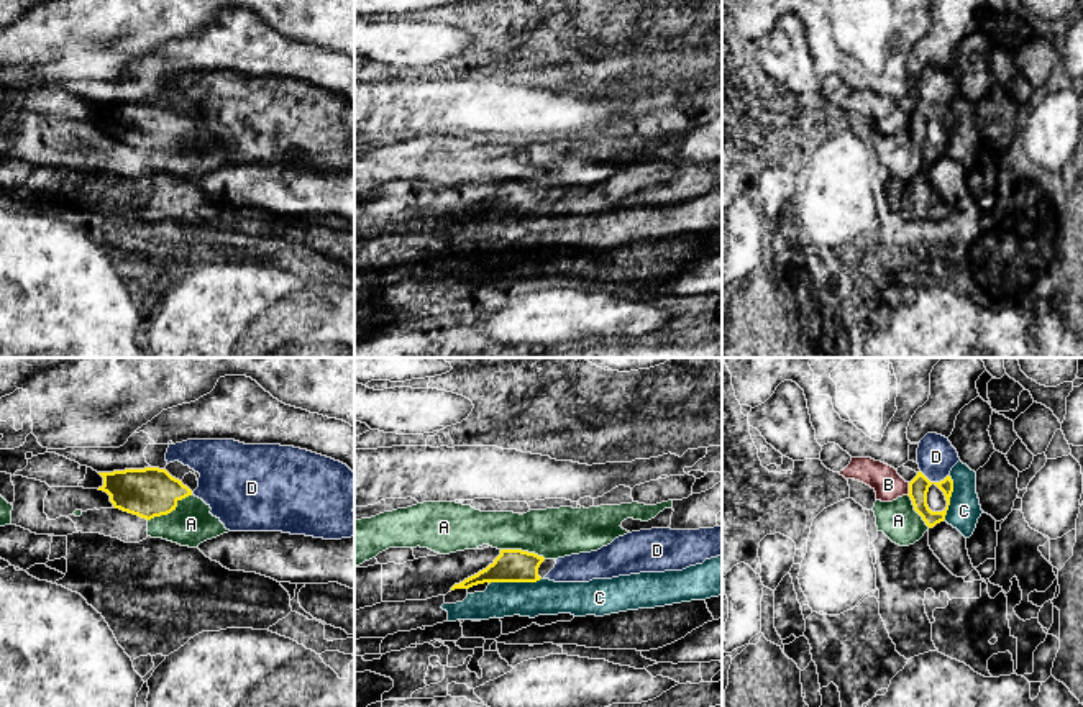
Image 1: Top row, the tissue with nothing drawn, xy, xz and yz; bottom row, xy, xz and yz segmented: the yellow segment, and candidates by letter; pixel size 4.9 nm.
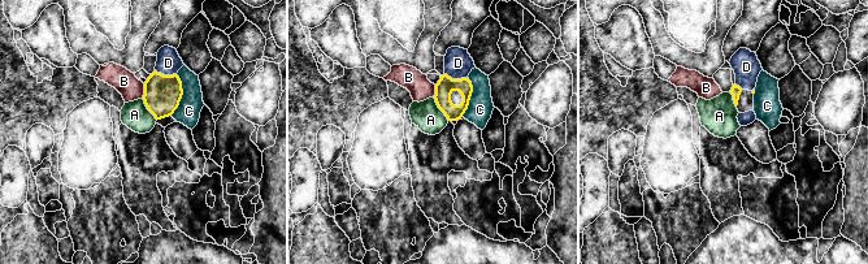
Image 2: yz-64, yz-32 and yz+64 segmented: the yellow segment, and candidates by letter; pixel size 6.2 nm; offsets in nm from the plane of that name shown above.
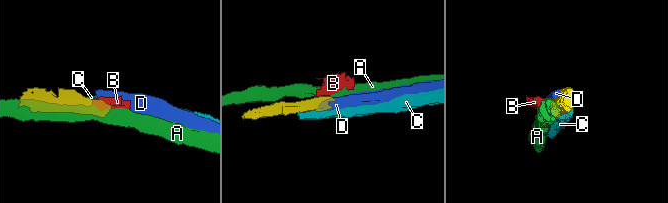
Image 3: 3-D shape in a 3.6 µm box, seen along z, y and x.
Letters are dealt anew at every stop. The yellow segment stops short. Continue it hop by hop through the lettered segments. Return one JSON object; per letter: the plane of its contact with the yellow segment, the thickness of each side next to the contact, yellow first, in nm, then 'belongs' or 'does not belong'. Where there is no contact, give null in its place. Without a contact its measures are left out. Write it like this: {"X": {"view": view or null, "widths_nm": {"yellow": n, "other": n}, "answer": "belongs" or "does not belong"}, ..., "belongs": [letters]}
{"A": {"view": "xy", "widths_nm": {"yellow": 240, "other": 220}, "answer": "does not belong"}, "B": {"view": "yz", "widths_nm": {"yellow": 100, "other": 150}, "answer": "does not belong"}, "C": {"view": "xz", "widths_nm": {"yellow": 160, "other": 180}, "answer": "does not belong"}, "D": {"view": "yz", "widths_nm": {"yellow": 100, "other": 190}, "answer": "belongs"}, "belongs": ["D"]}

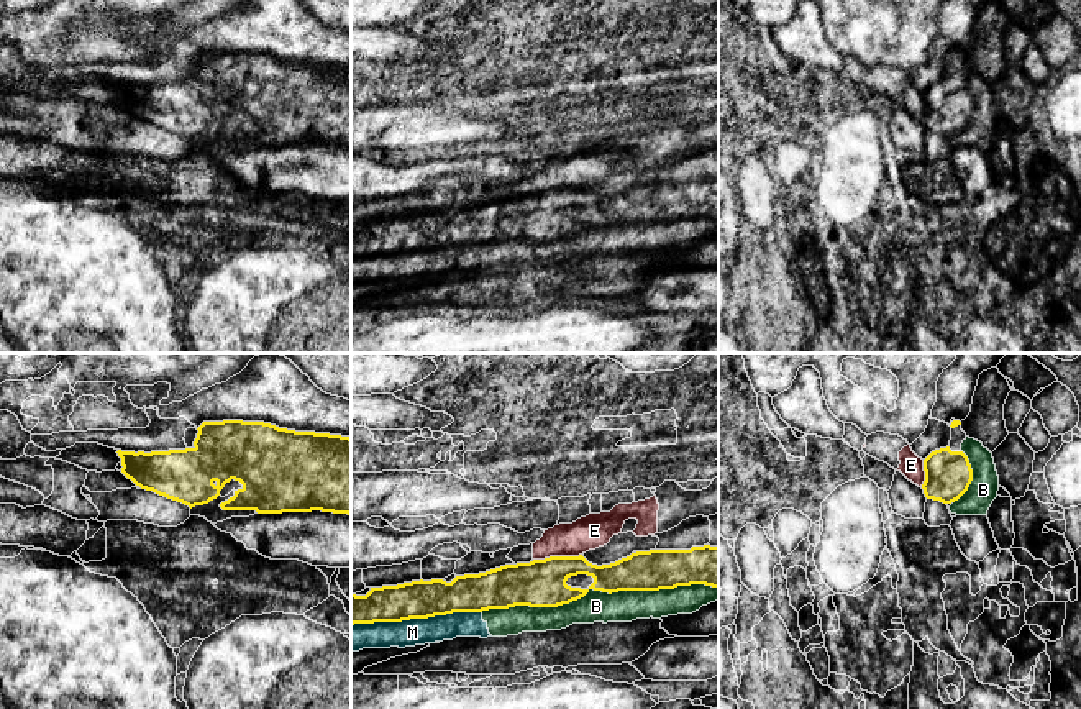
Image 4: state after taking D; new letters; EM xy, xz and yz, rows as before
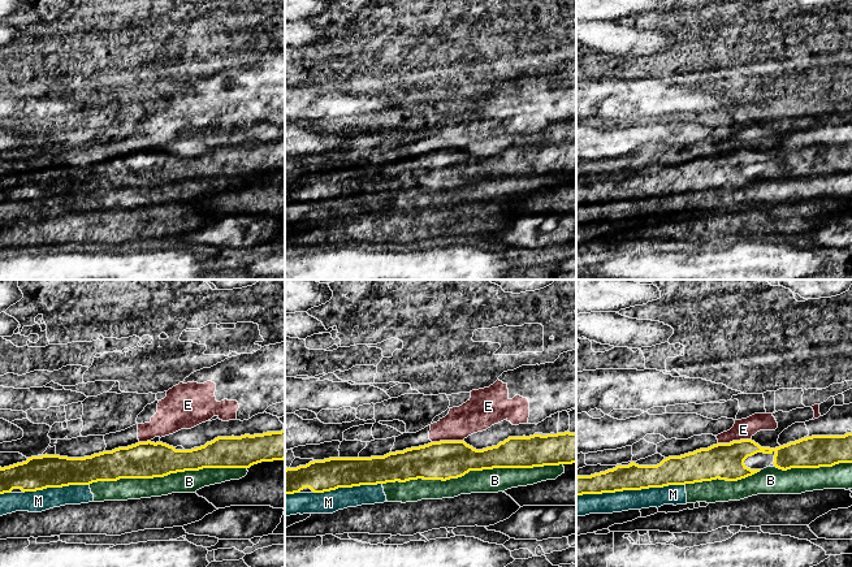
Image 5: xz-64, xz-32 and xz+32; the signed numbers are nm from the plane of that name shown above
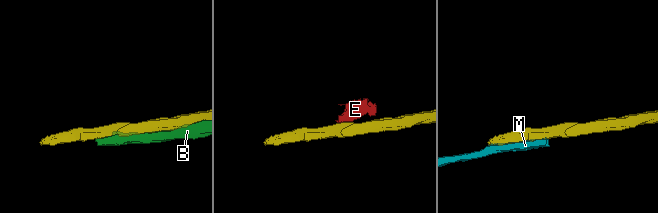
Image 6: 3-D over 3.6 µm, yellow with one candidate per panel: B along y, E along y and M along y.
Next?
{"B": {"view": "xz", "widths_nm": {"yellow": 190, "other": 160}, "answer": "does not belong"}, "E": {"view": "xz", "widths_nm": {"yellow": 240, "other": 170}, "answer": "does not belong"}, "M": {"view": "xz", "widths_nm": {"yellow": 190, "other": 130}, "answer": "does not belong"}, "belongs": []}

